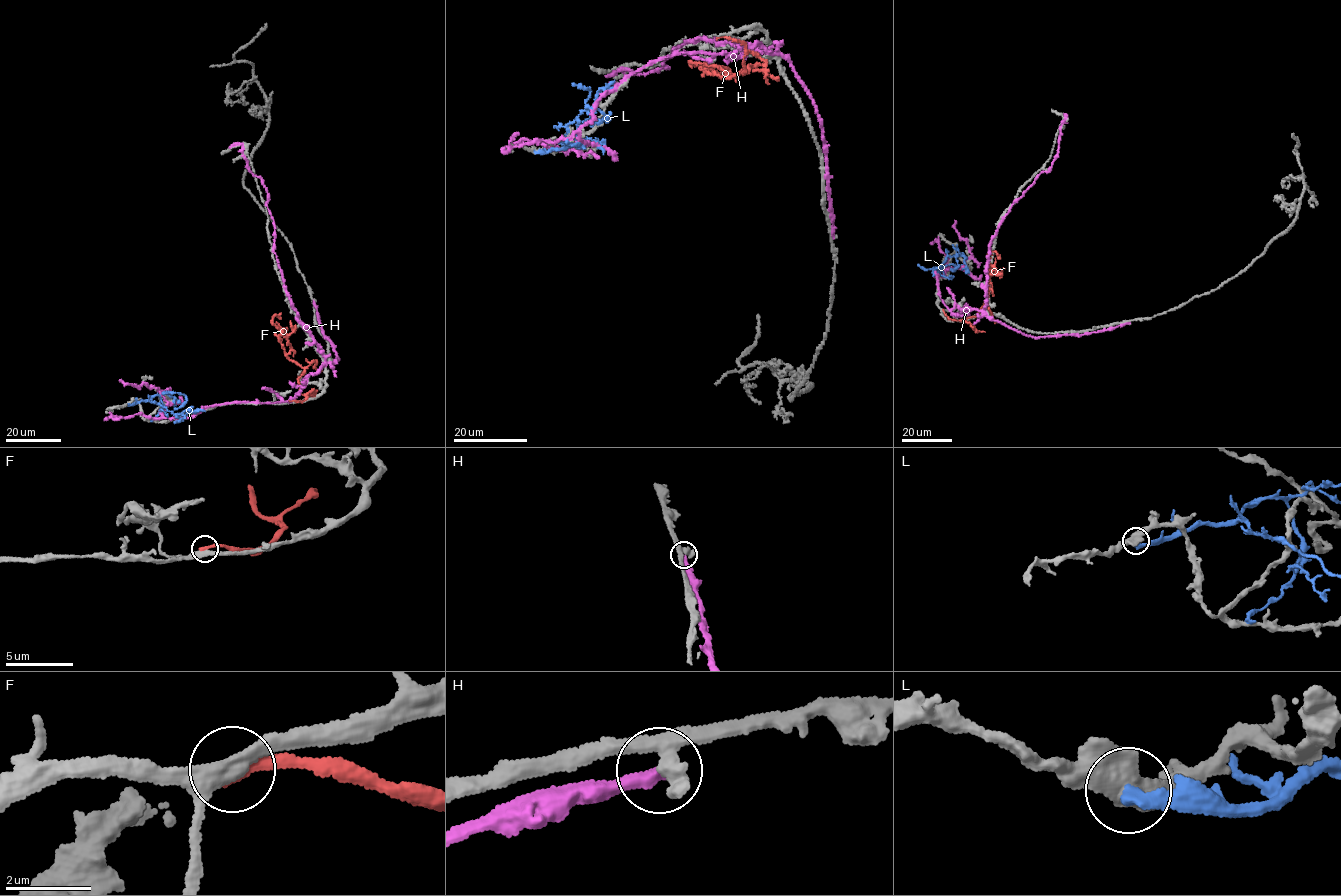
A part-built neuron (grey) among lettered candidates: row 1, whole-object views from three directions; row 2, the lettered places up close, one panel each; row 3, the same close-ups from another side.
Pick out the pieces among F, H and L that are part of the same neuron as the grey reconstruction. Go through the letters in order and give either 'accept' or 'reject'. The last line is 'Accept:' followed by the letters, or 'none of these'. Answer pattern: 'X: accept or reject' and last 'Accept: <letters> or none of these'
F: reject
H: reject
L: reject
Accept: none of these

